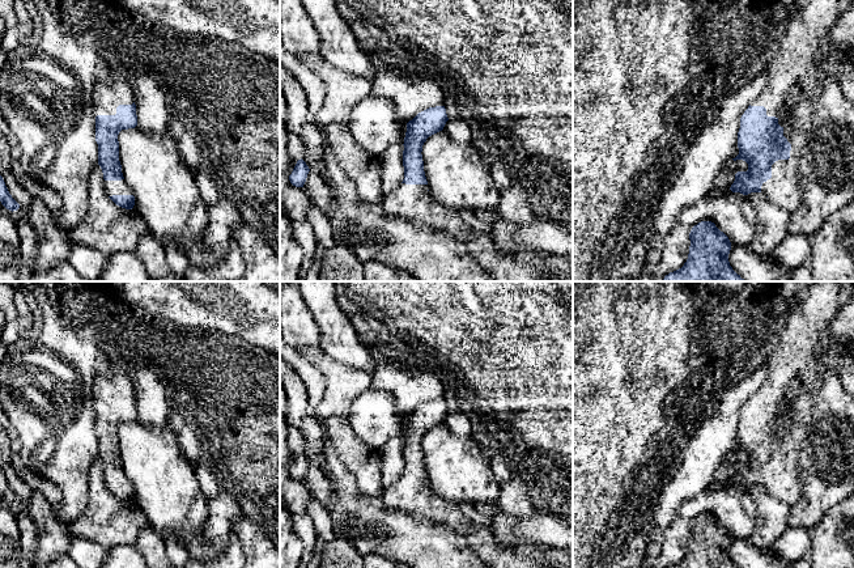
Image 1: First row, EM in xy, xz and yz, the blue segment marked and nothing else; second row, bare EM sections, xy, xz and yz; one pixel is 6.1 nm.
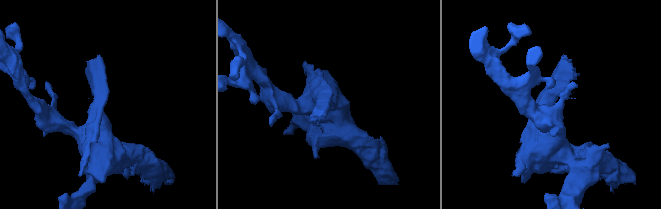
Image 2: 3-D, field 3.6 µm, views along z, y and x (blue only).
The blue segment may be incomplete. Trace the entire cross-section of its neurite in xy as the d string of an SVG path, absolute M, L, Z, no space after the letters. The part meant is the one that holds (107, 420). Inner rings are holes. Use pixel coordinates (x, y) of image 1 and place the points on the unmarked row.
M111 364L109 373L95 377L93 382L93 404L95 408L98 458L103 466L105 486L116 499L132 503L135 489L122 466L118 435L122 423L137 419L131 374Z

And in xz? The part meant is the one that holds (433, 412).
M436 399L418 406L407 416L403 437L404 472L396 483L383 488L381 499L386 506L391 510L407 512L450 526L467 541L468 546L489 568L573 568L573 558L566 548L549 548L543 544L524 543L523 541L514 546L502 544L494 539L490 525L483 526L471 521L463 514L459 504L443 500L430 489L424 465L422 438L429 429L442 424L447 414L445 399Z

